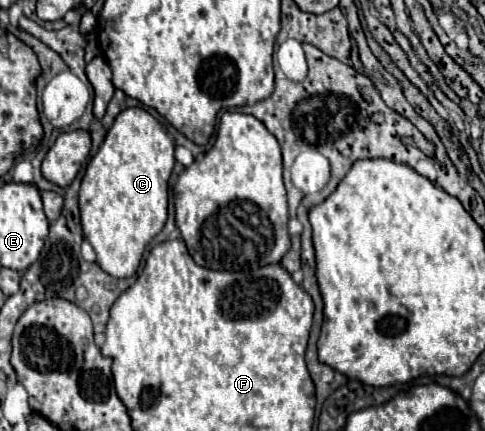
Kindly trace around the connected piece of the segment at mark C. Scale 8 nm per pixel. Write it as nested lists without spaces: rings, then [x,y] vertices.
[[[131,107],[115,117],[103,145],[87,165],[79,189],[83,235],[93,245],[99,267],[113,277],[135,275],[145,247],[167,221],[173,149],[159,121],[145,109]]]

